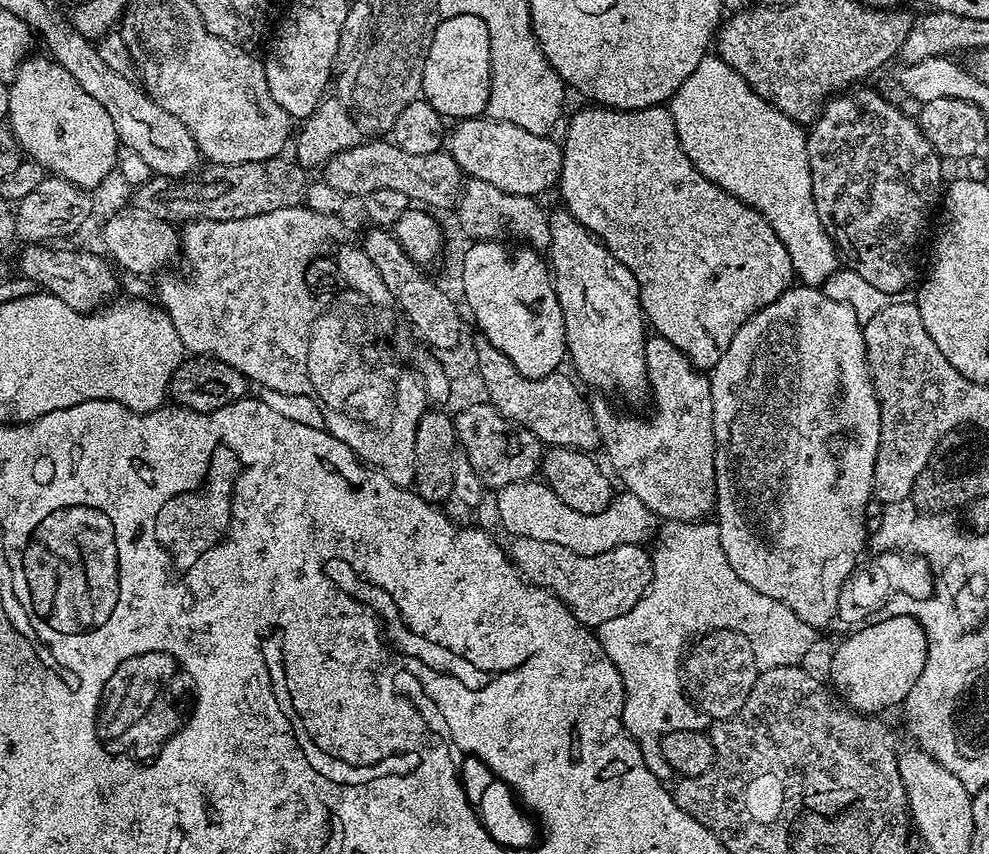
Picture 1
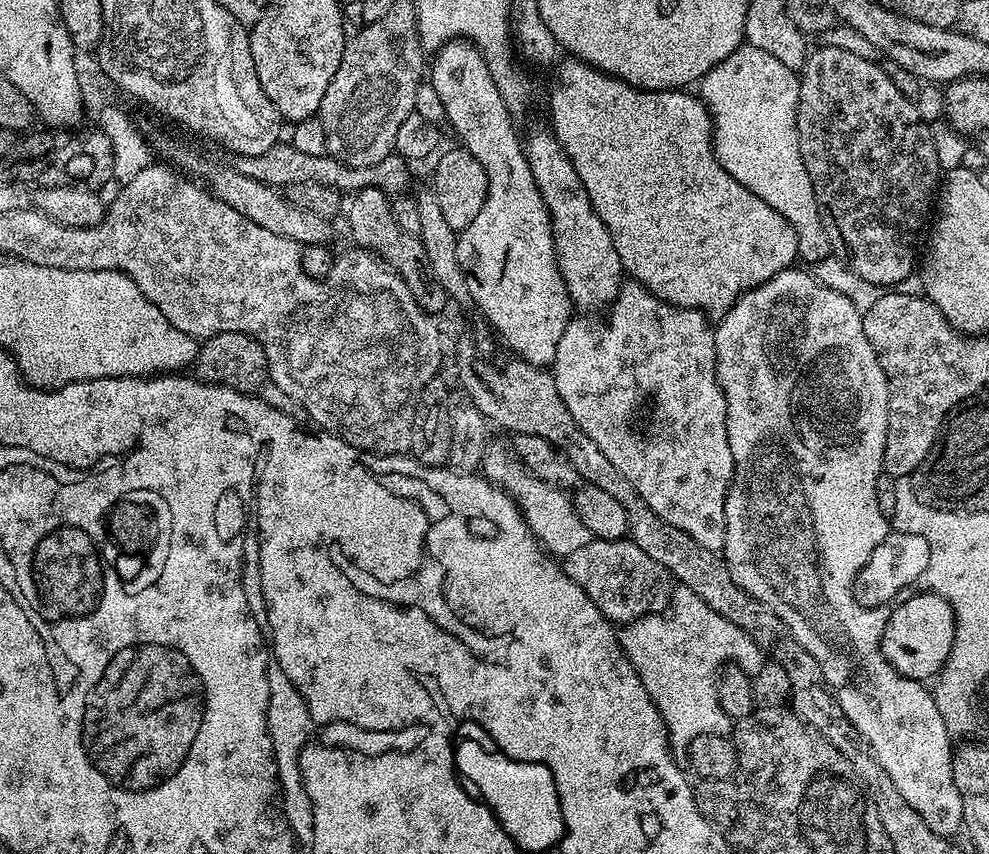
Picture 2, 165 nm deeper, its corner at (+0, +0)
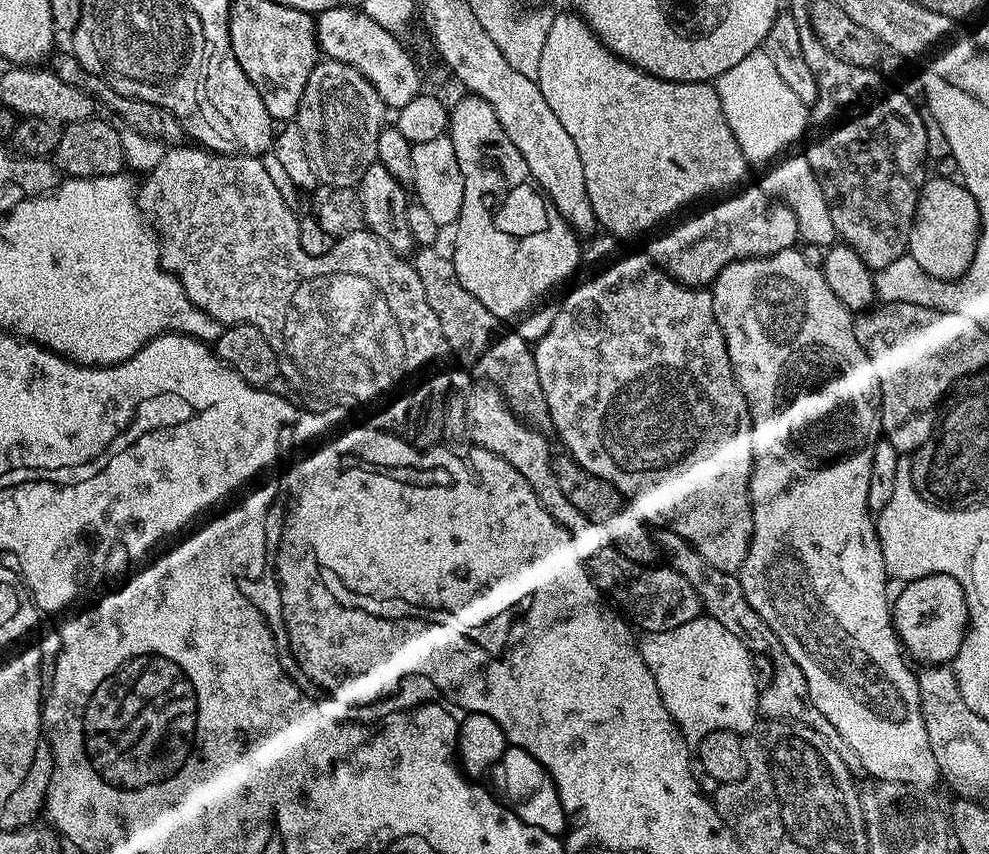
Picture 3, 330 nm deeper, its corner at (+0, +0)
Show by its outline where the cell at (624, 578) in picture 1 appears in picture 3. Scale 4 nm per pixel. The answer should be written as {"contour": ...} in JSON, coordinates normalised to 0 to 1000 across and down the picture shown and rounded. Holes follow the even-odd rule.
{"contour":[[[622,639],[607,642],[605,649],[601,649],[594,657],[594,663],[599,679],[603,683],[603,690],[614,699],[644,737],[645,734],[651,735],[652,741],[677,738],[681,733],[690,733],[690,728],[698,728],[704,721],[709,720],[710,711],[706,696],[702,696],[702,686],[698,686],[698,681],[694,681],[694,677],[690,677],[690,672],[686,672],[677,663],[659,665],[663,663],[655,658],[639,656]]]}

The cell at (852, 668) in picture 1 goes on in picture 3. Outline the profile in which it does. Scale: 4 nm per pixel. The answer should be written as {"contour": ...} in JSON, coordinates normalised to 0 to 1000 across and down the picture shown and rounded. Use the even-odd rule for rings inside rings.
{"contour":[[[940,672],[936,677],[919,679],[913,685],[910,694],[905,694],[902,713],[902,733],[906,737],[906,746],[909,747],[913,762],[923,774],[931,773],[934,780],[959,780],[966,773],[967,766],[973,756],[975,742],[979,737],[979,714],[977,696],[973,686],[965,677],[957,672]]]}

